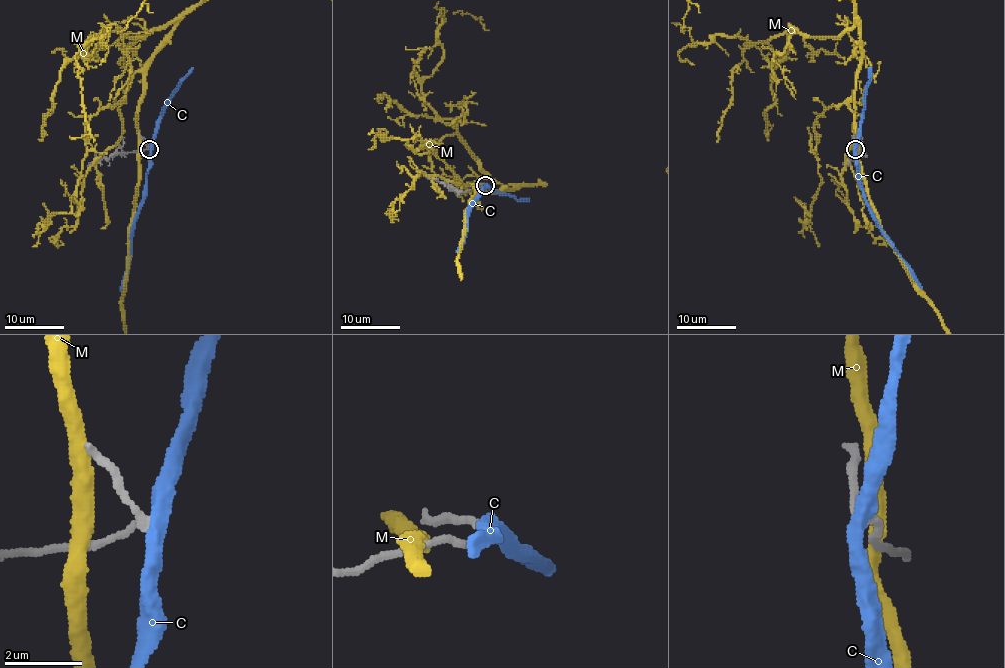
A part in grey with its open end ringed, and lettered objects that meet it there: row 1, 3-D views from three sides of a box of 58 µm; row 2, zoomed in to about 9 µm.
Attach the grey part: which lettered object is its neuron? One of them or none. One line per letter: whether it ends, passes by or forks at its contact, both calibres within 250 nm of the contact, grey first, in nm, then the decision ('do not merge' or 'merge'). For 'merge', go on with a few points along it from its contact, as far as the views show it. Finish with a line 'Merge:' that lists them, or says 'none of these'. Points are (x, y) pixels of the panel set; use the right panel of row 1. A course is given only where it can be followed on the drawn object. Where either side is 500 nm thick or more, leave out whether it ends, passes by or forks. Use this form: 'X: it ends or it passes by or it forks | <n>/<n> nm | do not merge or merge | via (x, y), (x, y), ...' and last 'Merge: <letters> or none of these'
C: it passes by | 200/380 nm | do not merge
M: it passes by | 170/400 nm | do not merge
Merge: none of these

